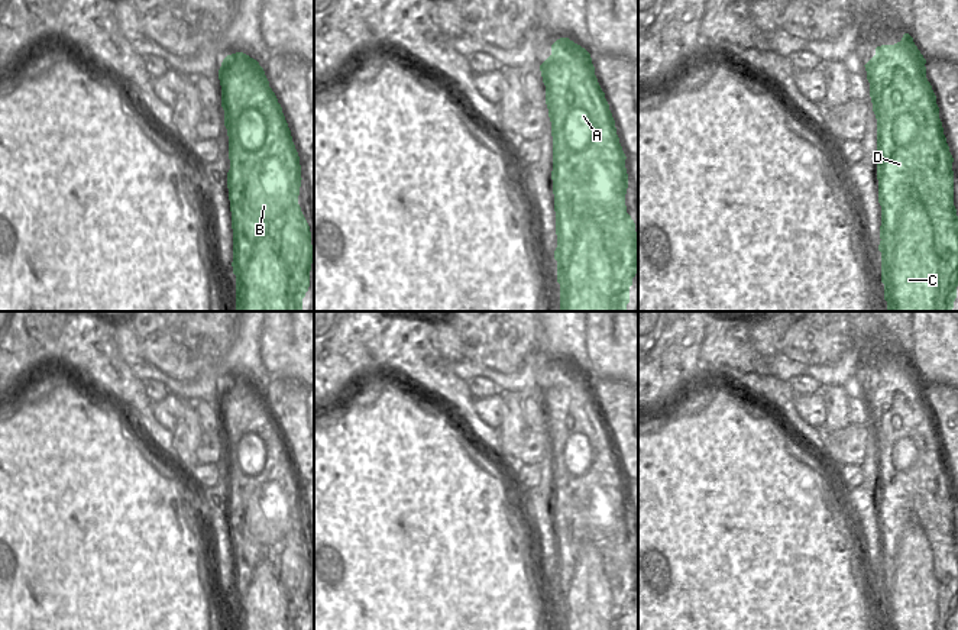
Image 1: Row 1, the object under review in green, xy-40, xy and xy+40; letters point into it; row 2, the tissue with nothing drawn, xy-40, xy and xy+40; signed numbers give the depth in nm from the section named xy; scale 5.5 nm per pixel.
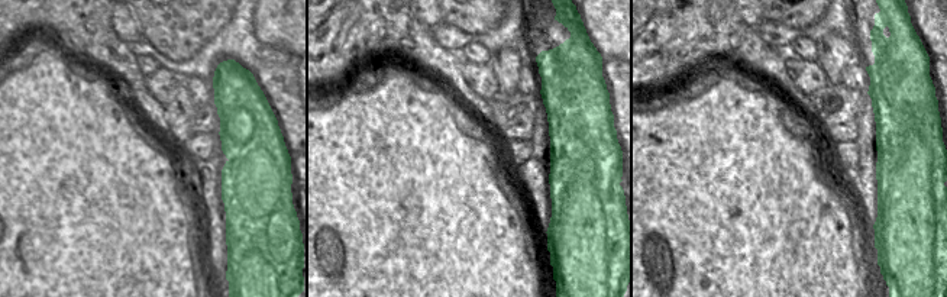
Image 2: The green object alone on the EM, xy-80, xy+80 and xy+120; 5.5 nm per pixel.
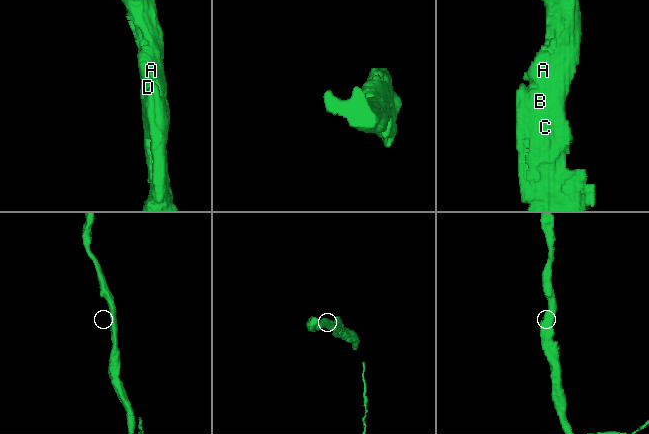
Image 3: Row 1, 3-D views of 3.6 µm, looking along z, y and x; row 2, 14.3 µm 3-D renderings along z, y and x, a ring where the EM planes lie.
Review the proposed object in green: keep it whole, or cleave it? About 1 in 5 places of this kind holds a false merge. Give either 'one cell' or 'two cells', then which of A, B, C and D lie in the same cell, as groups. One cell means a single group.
one cell; A B C D

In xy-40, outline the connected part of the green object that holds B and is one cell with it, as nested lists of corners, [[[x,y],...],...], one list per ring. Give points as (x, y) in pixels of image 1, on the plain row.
[[[243,377],[227,379],[219,394],[229,461],[227,513],[233,553],[236,630],[302,630],[314,587],[310,550],[298,529],[300,481],[282,432],[263,392]]]

